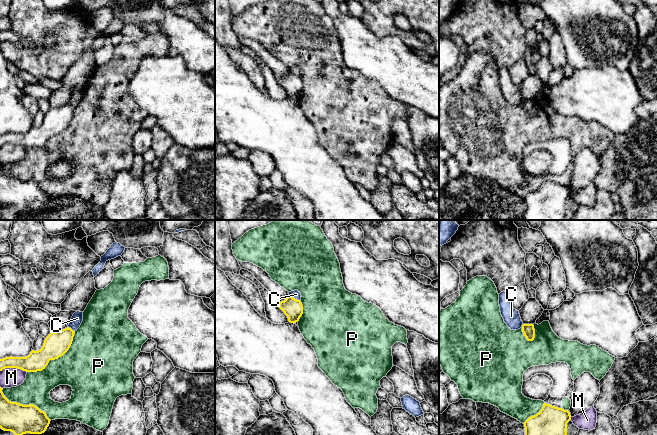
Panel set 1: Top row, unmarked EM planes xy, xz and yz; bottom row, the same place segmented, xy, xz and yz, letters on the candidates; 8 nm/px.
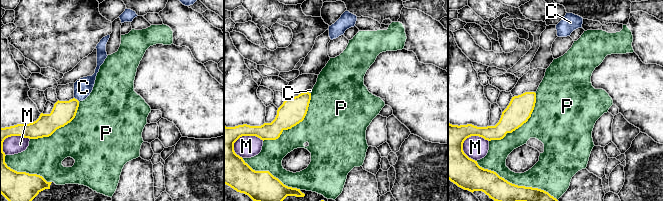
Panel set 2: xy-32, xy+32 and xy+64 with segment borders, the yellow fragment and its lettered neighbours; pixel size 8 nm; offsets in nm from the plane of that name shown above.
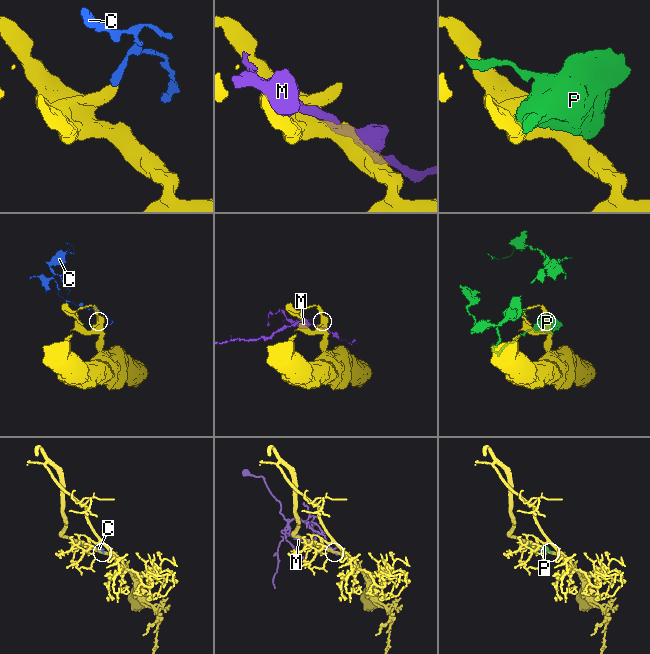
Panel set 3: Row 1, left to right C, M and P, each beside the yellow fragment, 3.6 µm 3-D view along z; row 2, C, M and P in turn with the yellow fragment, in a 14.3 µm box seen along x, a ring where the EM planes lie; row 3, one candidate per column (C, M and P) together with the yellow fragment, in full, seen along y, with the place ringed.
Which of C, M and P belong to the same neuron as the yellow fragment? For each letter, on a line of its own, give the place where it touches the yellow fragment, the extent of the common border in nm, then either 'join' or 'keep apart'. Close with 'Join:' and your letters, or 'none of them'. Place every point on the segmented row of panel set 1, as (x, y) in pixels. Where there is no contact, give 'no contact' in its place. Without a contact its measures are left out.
C: xz (294, 298) | 100 nm | keep apart
M: xy (13, 367) | 220 nm | keep apart
P: xy (56, 358) | 500 nm | keep apart
Join: none of them

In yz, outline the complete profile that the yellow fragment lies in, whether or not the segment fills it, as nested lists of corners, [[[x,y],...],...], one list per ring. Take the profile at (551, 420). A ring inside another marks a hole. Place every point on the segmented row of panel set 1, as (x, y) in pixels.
[[[544,403],[539,413],[523,423],[525,435],[567,435],[567,423],[570,420],[568,410]]]

